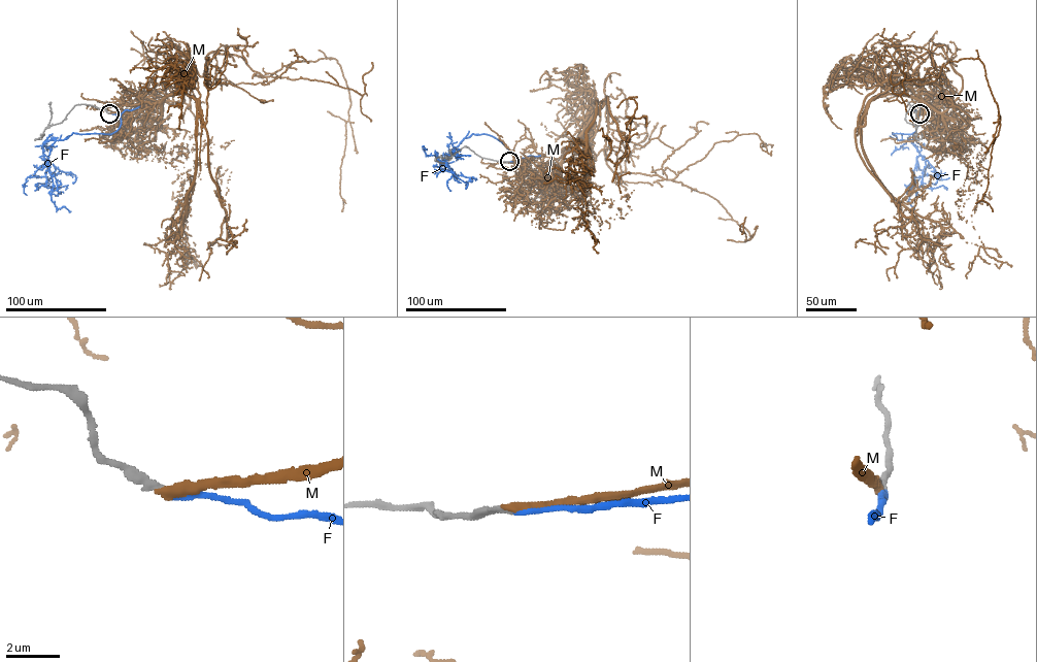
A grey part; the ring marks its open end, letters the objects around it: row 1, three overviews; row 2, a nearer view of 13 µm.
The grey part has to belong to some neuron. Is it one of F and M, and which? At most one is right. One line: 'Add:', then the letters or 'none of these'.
Add: F

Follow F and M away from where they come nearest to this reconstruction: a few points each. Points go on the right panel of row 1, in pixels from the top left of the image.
F: (920, 113), (913, 133), (892, 133), (898, 139), (911, 140), (920, 154), (908, 201), (914, 211)
M: (920, 113), (909, 83), (945, 80), (913, 61), (979, 59), (993, 211)

